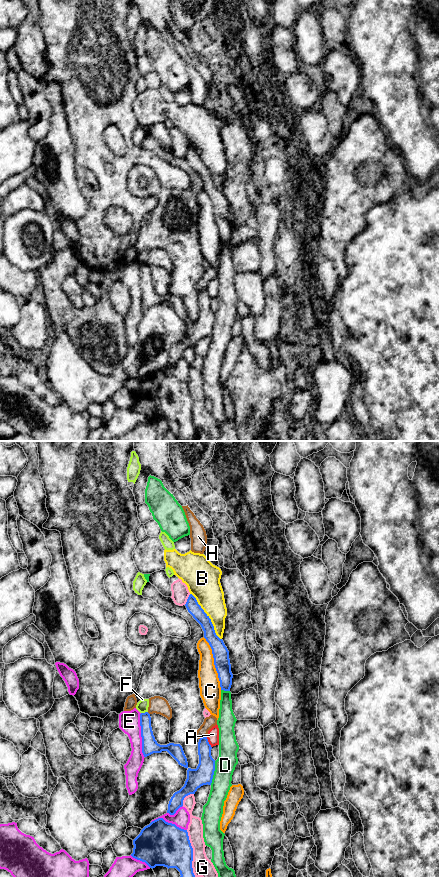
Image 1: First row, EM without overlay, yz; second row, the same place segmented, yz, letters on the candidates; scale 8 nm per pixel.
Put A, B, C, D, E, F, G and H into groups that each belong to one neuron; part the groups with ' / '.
A / B / C / D / E / F / G / H

